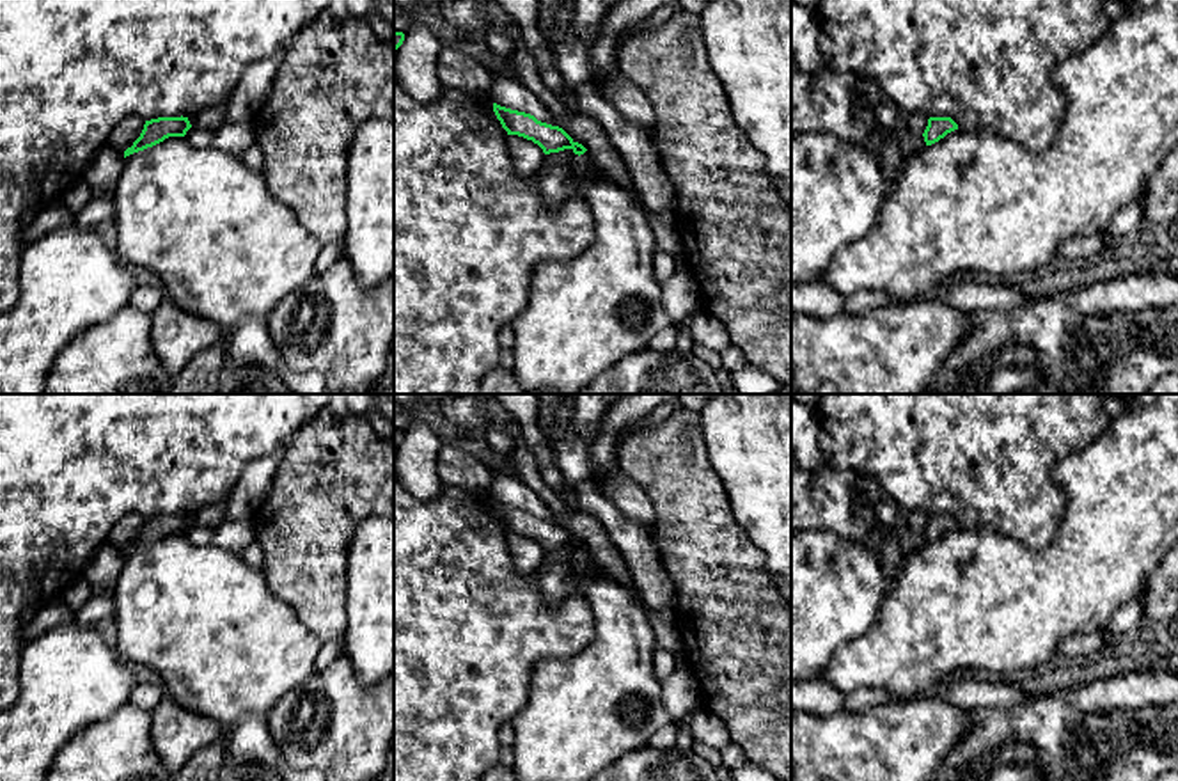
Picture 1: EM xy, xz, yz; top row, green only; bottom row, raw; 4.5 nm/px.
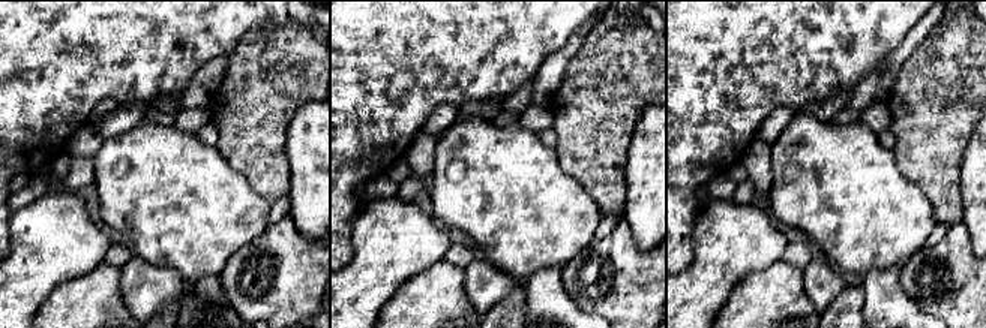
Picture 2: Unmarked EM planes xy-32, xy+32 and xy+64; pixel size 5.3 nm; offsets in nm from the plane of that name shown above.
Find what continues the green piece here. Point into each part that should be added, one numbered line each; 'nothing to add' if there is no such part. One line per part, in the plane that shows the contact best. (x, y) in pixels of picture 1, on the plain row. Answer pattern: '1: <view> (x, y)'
1: xz (588, 561)

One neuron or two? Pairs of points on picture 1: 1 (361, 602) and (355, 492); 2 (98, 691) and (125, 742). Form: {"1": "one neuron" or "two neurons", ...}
{"1": "two neurons", "2": "two neurons"}

